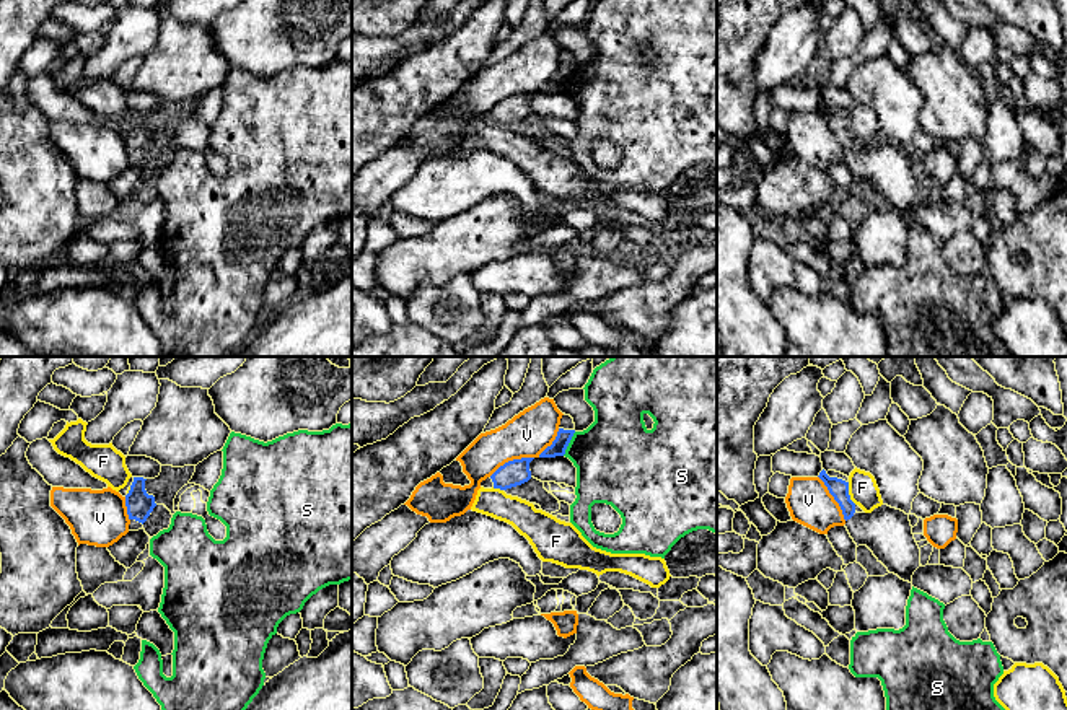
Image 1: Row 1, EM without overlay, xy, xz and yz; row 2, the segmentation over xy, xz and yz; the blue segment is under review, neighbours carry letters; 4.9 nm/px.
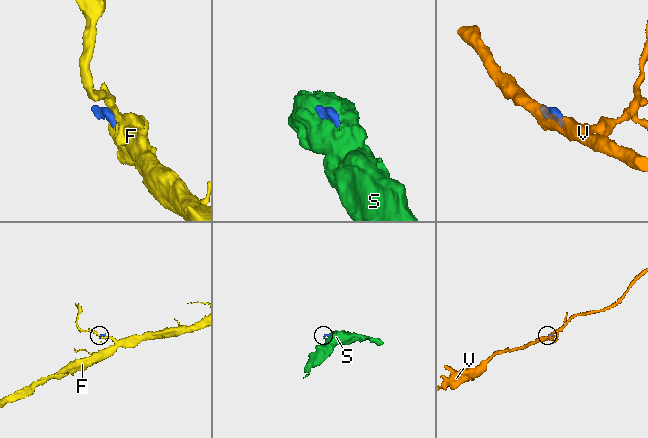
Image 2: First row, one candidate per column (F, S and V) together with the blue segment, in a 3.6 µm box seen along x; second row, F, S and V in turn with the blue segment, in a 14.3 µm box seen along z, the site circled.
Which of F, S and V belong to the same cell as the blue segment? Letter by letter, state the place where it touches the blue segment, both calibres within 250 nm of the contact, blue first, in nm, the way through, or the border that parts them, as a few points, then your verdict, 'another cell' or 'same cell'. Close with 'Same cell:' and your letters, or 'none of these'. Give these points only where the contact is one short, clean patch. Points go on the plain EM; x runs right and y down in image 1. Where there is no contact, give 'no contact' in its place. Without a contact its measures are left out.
F: contact yz (847, 129); calibres 100 and 140 nm; border yz (847, 118), (847, 127), (856, 139); another cell
S: contact xz (569, 77); calibres 80 and 420 nm; border xz (575, 67), (562, 90); another cell
V: contact xz (510, 96); calibres 130 and 220 nm; another cell
Same cell: none of these

